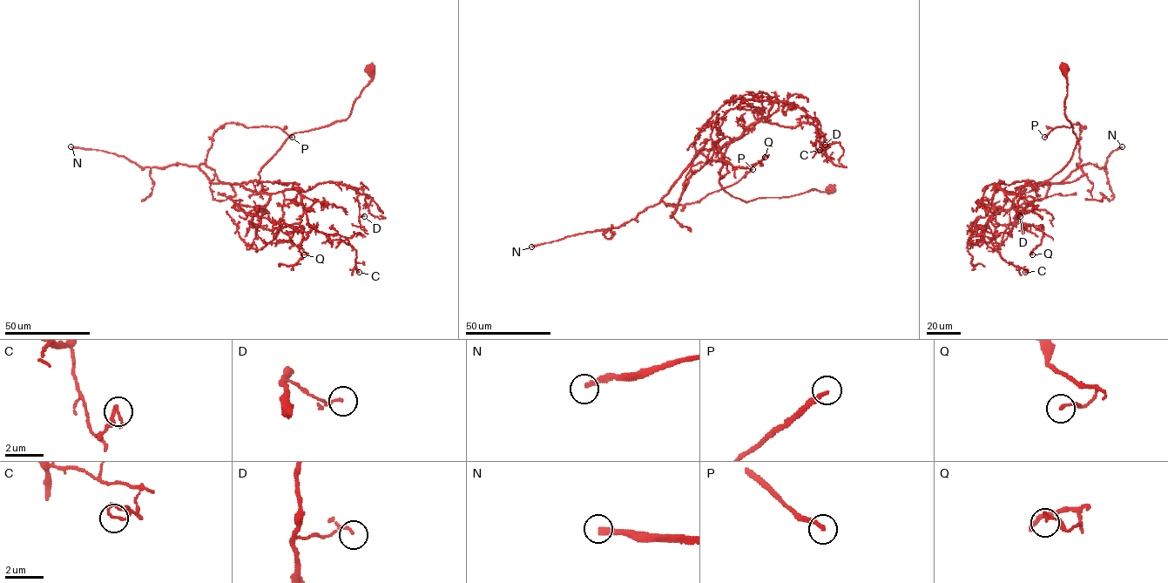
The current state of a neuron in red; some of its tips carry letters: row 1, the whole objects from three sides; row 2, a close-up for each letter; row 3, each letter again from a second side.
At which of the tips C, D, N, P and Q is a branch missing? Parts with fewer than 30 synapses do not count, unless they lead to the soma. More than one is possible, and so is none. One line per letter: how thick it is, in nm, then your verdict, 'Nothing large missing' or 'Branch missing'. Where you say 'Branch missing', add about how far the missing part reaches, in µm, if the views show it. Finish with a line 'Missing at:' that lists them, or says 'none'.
C: Thickness 140 nm. Nothing large missing
D: Thickness 100 nm. Nothing large missing
N: Thickness 280 nm. Branch missing. Missing length about 250 µm
P: Thickness 190 nm. Branch missing. Missing length about 80 µm
Q: Thickness 140 nm. Nothing large missing
Missing at: N, P

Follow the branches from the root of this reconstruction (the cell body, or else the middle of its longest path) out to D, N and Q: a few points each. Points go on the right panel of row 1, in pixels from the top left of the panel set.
D: (1065, 70), (1065, 116), (1076, 145), (1059, 172), (1029, 192), (996, 192), (1002, 182), (998, 184), (1020, 216)
N: (1065, 70), (1073, 156), (1018, 193), (1029, 184), (1060, 183), (1083, 165), (1104, 167), (1122, 146)
Q: (1065, 70), (1065, 116), (1076, 139), (1073, 156), (1012, 203), (1021, 222), (1043, 228), (1032, 254)

